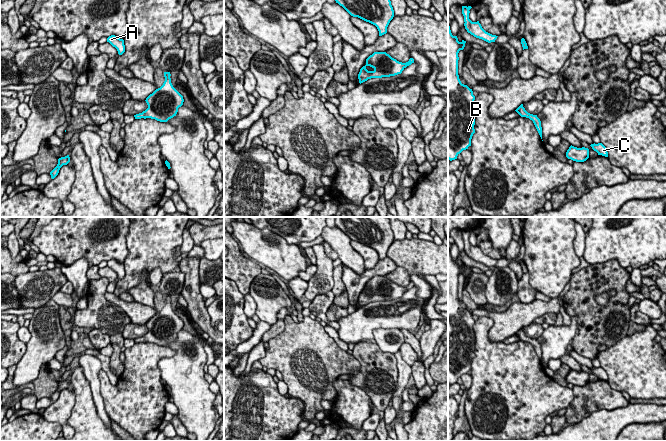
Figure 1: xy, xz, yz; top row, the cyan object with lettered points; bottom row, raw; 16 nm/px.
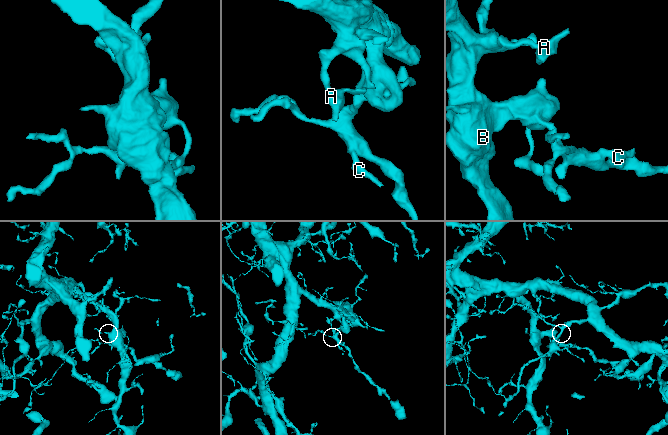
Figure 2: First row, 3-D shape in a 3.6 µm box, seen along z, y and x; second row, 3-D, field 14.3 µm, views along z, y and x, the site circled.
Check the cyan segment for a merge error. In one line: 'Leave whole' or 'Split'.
Leave whole

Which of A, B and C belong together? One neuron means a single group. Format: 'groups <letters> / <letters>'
groups A B C

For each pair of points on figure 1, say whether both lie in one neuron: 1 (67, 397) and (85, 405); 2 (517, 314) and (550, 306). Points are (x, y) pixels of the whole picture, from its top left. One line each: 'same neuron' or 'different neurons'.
1: different neurons
2: same neuron

